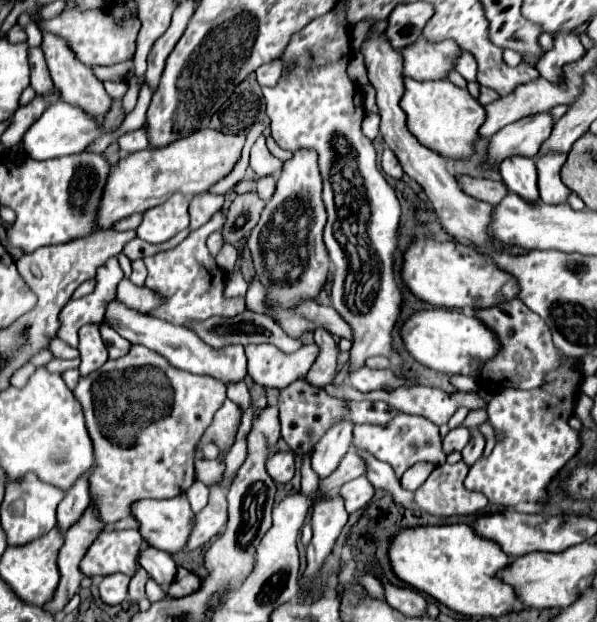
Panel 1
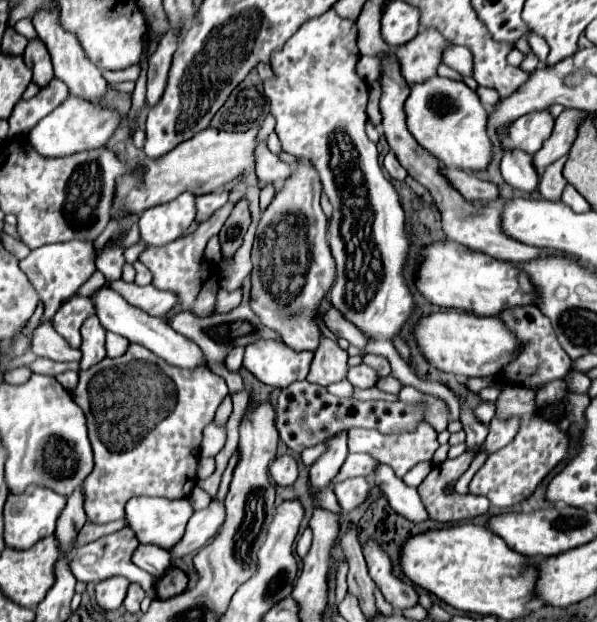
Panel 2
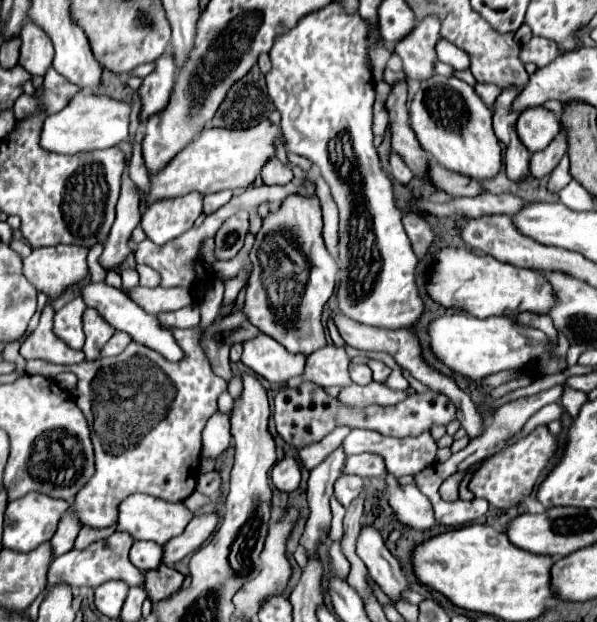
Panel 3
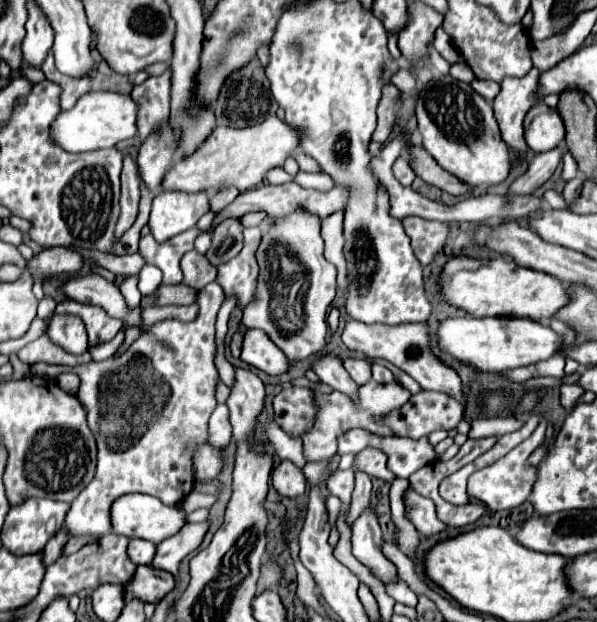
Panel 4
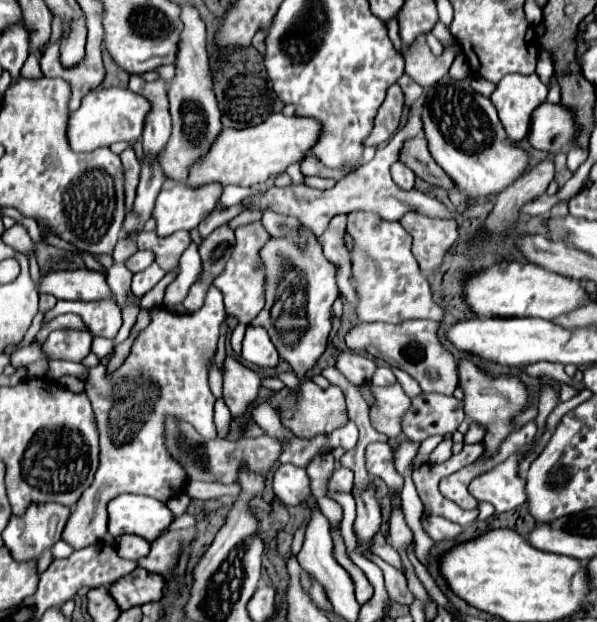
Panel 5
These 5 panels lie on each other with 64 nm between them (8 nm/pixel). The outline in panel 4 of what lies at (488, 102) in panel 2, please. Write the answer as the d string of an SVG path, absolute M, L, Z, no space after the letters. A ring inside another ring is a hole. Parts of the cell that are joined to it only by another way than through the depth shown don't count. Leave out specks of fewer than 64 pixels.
M475 78L471 83L475 92L478 92L485 100L491 101L500 91L500 84L487 80L478 80Z

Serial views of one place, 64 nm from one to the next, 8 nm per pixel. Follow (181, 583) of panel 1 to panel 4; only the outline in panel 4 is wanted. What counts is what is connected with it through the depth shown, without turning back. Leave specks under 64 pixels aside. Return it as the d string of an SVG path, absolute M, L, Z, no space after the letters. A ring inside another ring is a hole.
M138 566L134 580L128 584L126 600L136 594L142 596L142 602L158 604L168 592L174 590L174 586L176 586L176 578L170 572L150 566Z

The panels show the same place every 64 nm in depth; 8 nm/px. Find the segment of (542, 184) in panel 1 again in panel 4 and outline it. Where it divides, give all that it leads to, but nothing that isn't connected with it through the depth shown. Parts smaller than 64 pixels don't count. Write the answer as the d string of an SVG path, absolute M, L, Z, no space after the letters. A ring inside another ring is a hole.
M566 152L562 156L562 162L564 162L564 166L562 166L562 172L560 172L560 180L570 182L576 176L576 160L570 156L570 152Z

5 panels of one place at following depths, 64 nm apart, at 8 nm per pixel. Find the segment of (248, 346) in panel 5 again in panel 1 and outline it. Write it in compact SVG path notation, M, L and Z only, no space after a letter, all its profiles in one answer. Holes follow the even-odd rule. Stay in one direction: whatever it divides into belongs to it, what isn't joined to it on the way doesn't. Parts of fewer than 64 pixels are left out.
M248 344L248 374L250 378L266 388L286 388L294 380L308 374L312 362L318 356L318 346L302 346L294 354L284 354L272 344Z

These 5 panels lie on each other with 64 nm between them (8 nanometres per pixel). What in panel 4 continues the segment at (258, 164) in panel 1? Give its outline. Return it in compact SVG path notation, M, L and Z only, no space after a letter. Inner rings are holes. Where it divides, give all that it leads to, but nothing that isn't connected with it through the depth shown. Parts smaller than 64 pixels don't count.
M272 168L266 172L266 182L270 184L284 184L284 182L290 182L292 176L284 172L284 168Z

